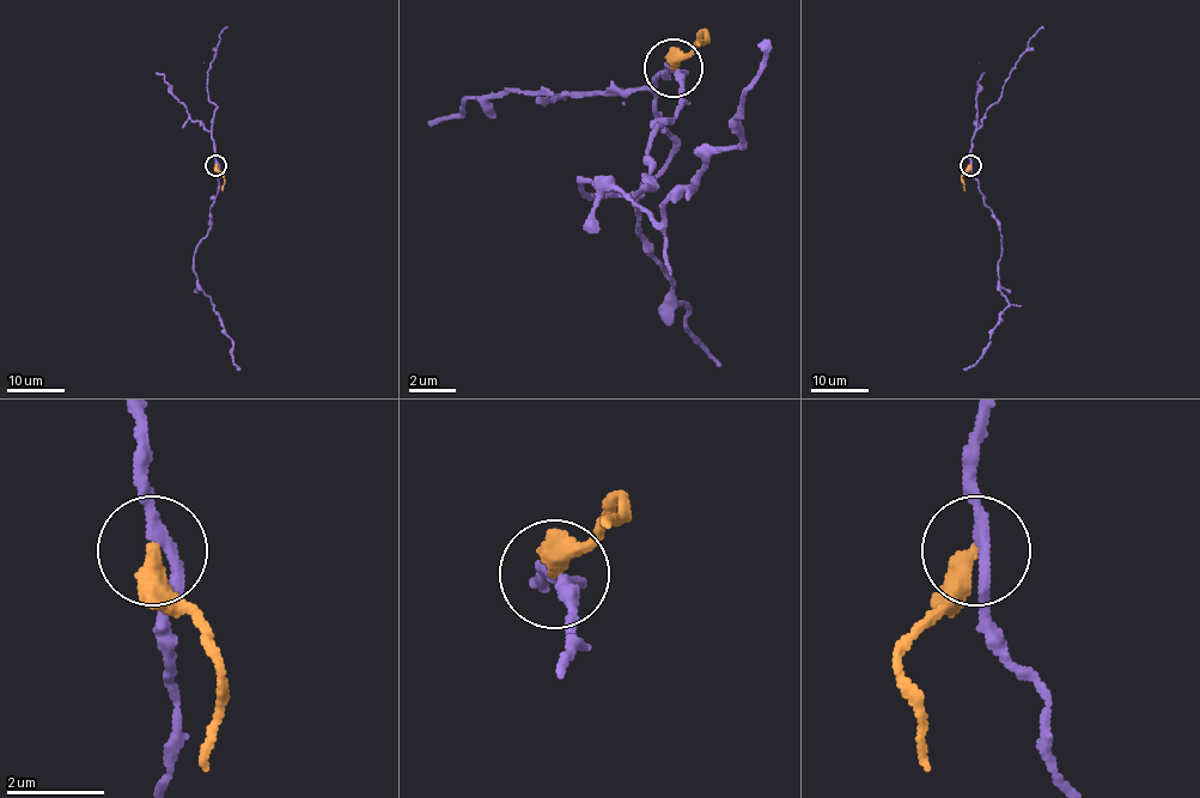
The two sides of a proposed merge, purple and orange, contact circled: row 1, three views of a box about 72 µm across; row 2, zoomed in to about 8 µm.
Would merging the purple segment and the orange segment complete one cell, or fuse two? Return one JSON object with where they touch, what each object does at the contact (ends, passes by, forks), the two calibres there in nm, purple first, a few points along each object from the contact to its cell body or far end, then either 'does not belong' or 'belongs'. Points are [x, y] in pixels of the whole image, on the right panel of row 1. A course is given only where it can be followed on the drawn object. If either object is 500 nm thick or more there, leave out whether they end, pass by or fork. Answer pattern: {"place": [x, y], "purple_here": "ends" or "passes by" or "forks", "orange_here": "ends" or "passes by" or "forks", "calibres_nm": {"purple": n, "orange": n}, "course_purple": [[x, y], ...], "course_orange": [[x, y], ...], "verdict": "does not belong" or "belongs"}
{"place": [970, 165], "purple_here": "passes by", "orange_here": "ends", "calibres_nm": {"purple": 220, "orange": 400}, "course_purple": [[970, 164], [972, 176], [1000, 235], [999, 291], [1007, 306], [999, 316], [986, 351], [963, 370]], "course_orange": [[970, 164], [962, 176], [964, 190]], "verdict": "does not belong"}

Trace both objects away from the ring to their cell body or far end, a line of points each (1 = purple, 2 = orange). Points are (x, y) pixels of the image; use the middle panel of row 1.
1: (675, 69), (687, 99), (645, 151), (651, 181), (582, 193), (616, 187), (663, 221), (733, 146), (768, 41)
2: (675, 69), (675, 64), (704, 35), (698, 47)

